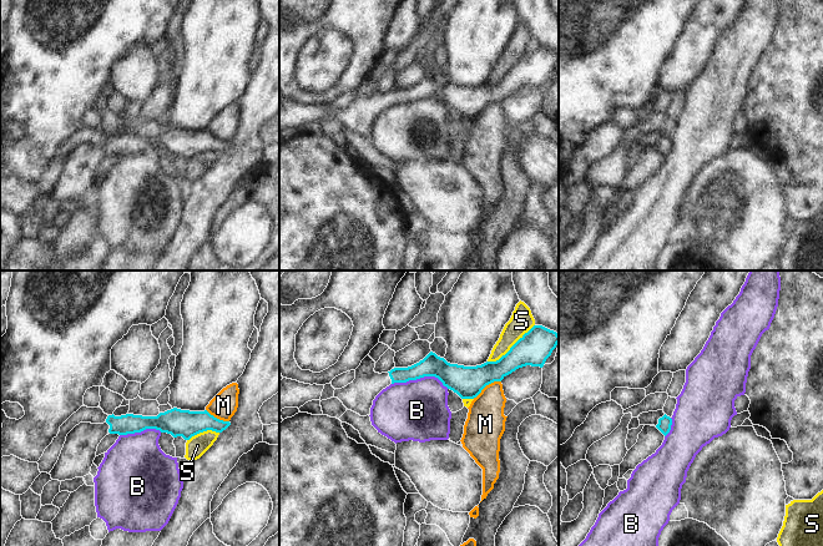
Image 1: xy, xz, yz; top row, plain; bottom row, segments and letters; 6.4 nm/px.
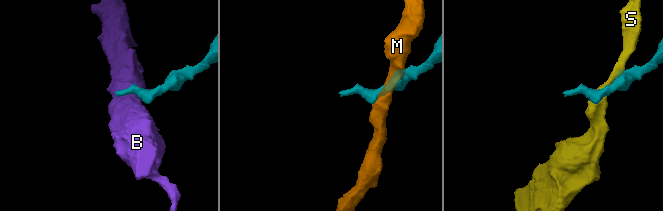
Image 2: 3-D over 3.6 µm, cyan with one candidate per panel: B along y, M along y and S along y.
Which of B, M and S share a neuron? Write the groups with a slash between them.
B / M / S

